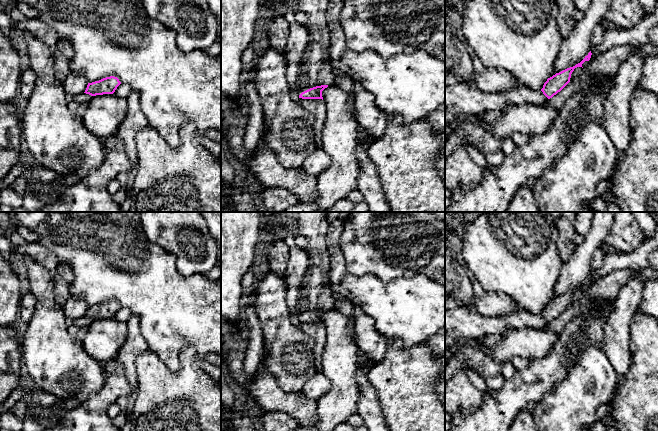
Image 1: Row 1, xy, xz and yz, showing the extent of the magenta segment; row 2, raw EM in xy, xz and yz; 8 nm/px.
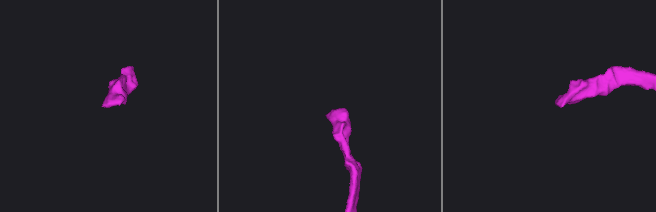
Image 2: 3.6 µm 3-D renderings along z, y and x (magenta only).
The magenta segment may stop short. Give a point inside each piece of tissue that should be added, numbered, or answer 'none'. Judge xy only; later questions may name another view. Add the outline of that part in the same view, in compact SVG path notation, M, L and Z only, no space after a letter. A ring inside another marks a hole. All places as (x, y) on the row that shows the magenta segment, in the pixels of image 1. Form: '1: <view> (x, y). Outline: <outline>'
1: xy (84, 98). Outline: M81 93L79 95L76 95L73 97L73 100L78 102L78 103L84 103L84 104L88 104L94 96L91 96L89 94L86 93Z

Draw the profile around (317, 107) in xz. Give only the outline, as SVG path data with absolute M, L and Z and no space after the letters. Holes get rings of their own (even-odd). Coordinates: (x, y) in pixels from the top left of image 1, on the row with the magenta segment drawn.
M296 98L298 103L307 111L312 113L315 117L314 131L316 135L317 148L321 148L321 132L325 125L325 118L327 115L327 108L322 99L302 99Z

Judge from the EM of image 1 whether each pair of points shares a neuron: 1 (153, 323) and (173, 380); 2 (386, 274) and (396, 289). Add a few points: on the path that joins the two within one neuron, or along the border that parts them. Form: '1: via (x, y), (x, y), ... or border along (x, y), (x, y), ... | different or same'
1: border along (153, 352), (171, 370), (178, 371), (181, 368) | different
2: border along (367, 273), (372, 273), (383, 280), (413, 276) | different

